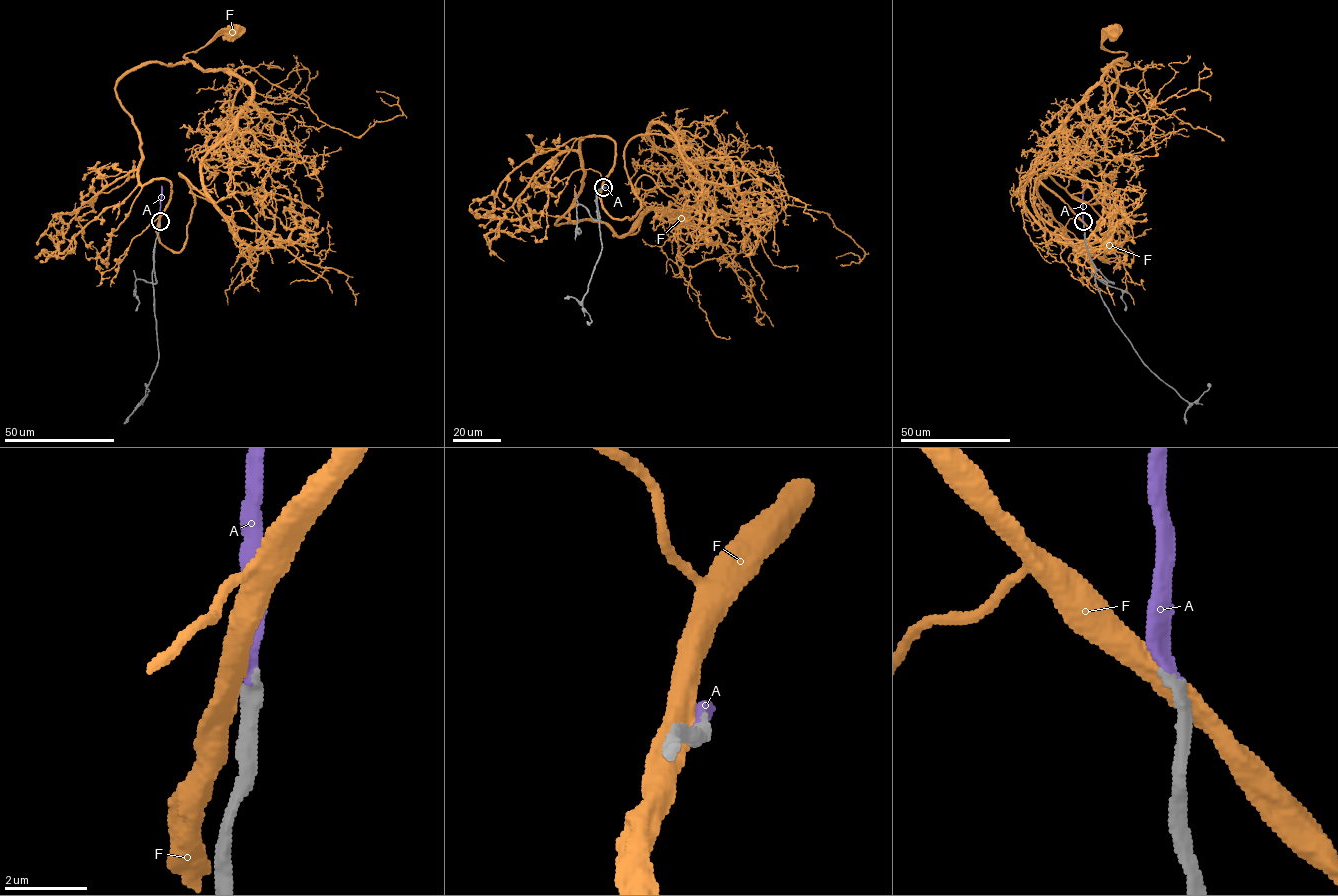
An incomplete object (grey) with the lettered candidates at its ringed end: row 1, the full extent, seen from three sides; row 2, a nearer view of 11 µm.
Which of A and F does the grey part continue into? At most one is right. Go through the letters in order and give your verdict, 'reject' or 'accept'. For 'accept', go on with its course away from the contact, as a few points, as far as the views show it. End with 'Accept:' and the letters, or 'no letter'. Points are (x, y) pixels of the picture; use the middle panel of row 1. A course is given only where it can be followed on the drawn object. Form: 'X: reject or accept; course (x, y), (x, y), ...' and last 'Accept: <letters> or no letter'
A: accept
F: reject
Accept: A

